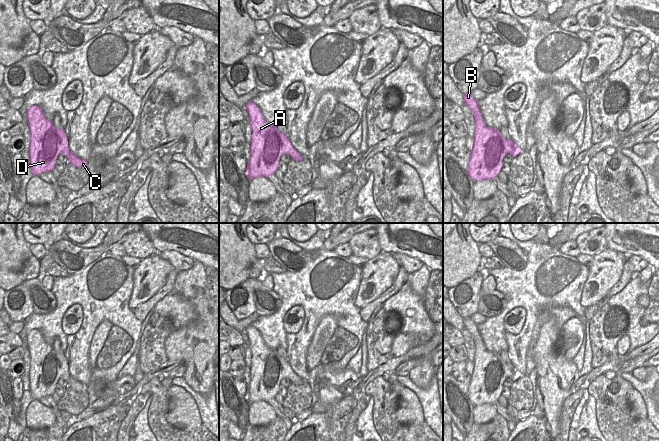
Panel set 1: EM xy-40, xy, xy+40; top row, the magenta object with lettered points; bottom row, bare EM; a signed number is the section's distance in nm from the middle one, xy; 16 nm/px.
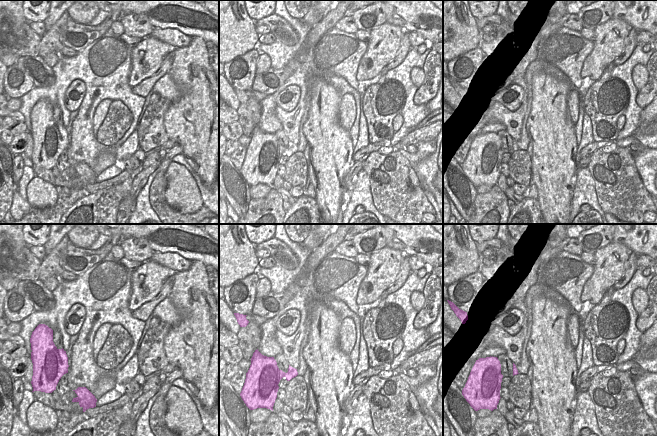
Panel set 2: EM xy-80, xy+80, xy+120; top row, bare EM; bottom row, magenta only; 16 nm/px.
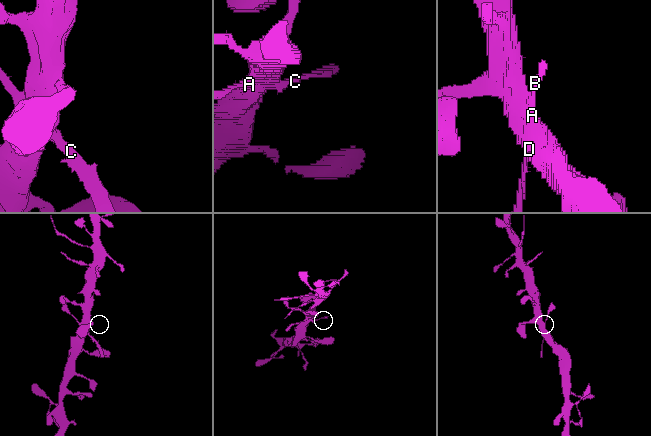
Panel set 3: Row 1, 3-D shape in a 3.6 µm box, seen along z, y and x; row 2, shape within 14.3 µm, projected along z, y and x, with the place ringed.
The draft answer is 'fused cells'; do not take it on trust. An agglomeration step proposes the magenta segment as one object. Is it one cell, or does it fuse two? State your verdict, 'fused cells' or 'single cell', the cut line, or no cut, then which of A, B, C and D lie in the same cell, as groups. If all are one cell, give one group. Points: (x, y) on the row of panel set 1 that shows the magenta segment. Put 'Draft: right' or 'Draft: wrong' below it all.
fused cells | xy+40 (516, 146), (509, 153) | A B D / C
Draft: right

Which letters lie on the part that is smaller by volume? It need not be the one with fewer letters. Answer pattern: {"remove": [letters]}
{"remove": ["C"]}

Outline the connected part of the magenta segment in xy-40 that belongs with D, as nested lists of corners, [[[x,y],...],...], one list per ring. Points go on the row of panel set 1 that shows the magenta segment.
[[[33,105],[27,110],[28,126],[30,129],[30,169],[34,176],[39,176],[42,173],[53,171],[58,156],[69,149],[68,138],[64,129],[56,128],[53,121],[48,120],[42,109]]]

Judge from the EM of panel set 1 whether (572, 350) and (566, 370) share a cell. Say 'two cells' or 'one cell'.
two cells

